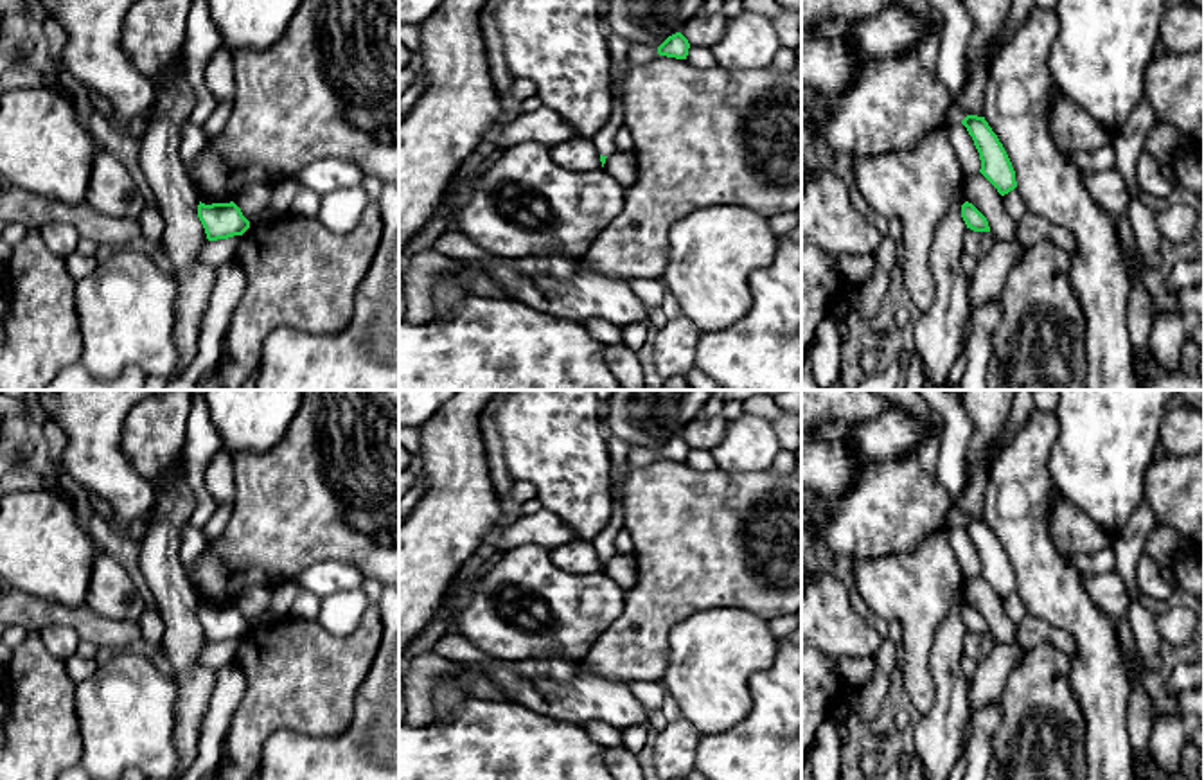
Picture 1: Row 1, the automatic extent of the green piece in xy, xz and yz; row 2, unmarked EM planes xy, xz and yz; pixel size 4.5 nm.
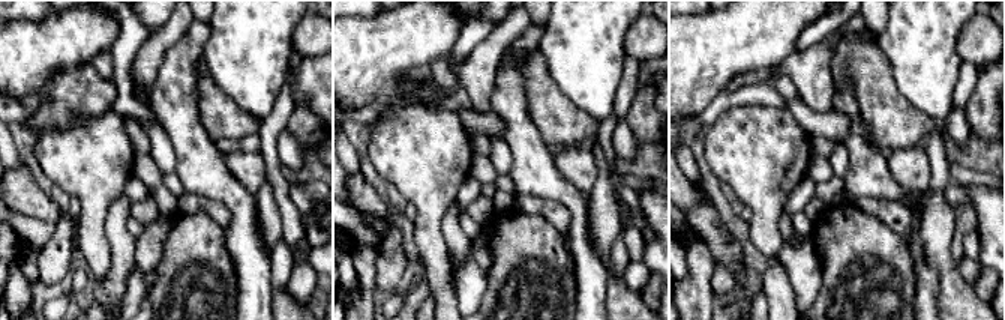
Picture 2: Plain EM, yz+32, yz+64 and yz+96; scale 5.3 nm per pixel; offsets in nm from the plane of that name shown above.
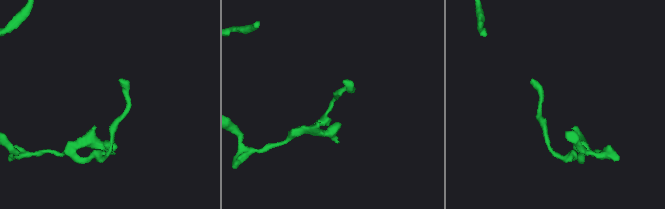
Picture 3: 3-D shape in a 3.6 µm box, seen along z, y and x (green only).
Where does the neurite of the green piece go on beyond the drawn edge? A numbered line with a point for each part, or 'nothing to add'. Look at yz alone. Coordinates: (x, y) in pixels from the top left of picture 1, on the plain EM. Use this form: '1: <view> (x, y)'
1: yz (958, 430)

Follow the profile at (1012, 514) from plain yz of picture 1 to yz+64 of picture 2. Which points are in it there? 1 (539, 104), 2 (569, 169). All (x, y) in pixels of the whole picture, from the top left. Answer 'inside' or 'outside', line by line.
1: outside
2: outside

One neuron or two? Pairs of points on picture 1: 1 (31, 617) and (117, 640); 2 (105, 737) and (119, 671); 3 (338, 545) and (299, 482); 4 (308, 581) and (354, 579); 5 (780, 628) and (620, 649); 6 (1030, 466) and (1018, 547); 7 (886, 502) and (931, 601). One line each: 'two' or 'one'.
1: one
2: one
3: one
4: one
5: two
6: one
7: two

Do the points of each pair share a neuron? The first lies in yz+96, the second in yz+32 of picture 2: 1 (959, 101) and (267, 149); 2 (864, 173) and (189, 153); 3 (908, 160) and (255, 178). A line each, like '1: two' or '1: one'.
1: one
2: one
3: one

